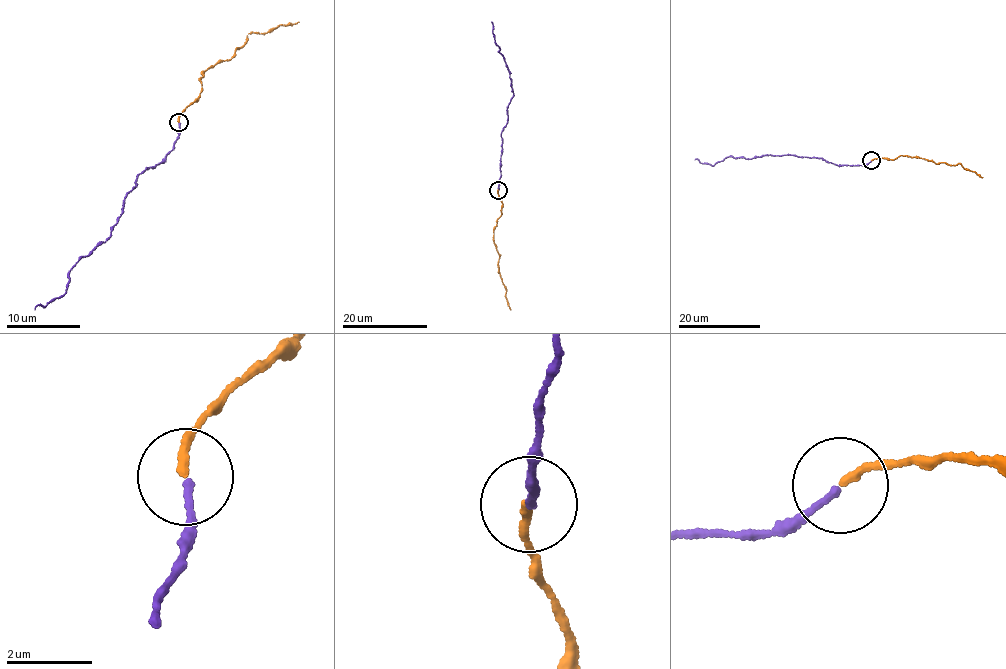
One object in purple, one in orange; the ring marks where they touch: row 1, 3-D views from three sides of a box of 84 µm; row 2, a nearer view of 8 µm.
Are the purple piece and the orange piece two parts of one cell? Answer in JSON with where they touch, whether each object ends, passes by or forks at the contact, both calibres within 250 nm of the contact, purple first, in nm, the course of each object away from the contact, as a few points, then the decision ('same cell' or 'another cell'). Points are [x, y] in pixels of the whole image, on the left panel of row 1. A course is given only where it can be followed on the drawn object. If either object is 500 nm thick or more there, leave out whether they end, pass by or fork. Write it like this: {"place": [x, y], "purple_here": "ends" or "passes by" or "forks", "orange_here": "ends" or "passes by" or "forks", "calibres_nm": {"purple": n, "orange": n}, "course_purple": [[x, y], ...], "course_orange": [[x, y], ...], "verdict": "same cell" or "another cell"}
{"place": [179, 122], "purple_here": "ends", "orange_here": "ends", "calibres_nm": {"purple": 140, "orange": 170}, "course_purple": [[179, 122], [163, 162], [136, 176], [108, 238], [78, 259], [61, 295], [34, 310]], "course_orange": [[179, 122], [180, 113], [199, 99], [203, 72], [233, 57], [236, 48], [247, 43], [246, 35], [298, 22]], "verdict": "same cell"}

